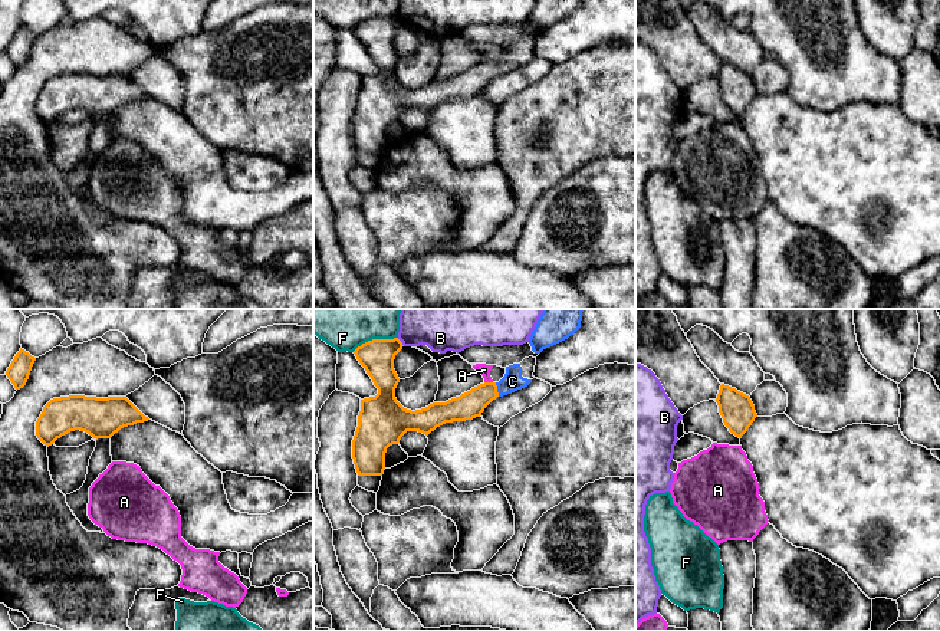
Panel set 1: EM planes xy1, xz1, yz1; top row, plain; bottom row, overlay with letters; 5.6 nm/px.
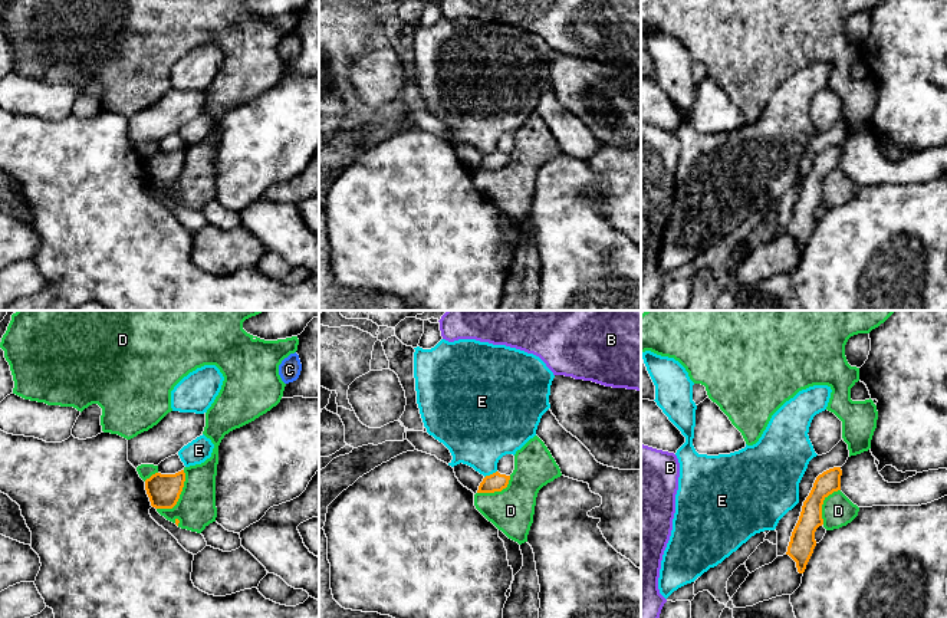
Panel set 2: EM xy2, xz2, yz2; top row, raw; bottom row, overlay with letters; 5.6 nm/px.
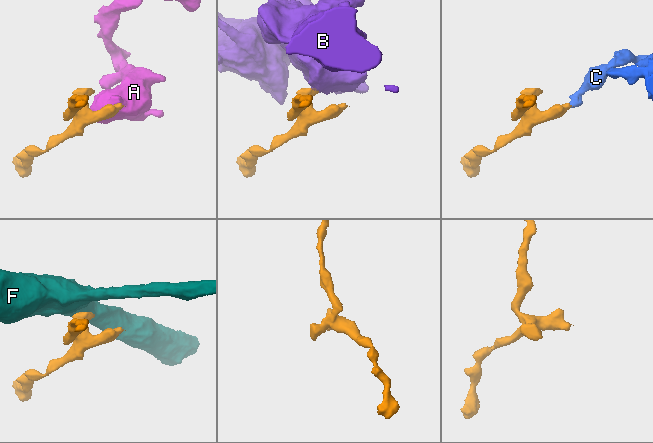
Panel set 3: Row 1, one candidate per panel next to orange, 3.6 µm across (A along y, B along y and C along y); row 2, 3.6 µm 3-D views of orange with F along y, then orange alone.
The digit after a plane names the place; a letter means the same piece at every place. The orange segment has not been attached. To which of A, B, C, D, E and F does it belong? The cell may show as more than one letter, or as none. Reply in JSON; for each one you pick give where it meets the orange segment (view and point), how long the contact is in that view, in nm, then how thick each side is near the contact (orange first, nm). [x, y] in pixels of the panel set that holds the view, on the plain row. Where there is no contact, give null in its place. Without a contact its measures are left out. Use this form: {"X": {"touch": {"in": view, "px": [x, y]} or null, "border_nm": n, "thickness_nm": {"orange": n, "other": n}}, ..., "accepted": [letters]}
{"C": {"touch": {"in": "xz1", "px": [496, 68]}, "border_nm": 80, "thickness_nm": {"orange": 150, "other": 120}}, "accepted": ["C"]}

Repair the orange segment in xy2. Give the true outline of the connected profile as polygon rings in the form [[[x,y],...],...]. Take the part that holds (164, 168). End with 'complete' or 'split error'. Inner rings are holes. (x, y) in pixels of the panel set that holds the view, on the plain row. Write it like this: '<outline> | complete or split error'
[[[184,148],[175,152],[152,152],[145,158],[145,168],[149,175],[151,184],[155,187],[172,187],[180,177],[184,160]]] | complete

